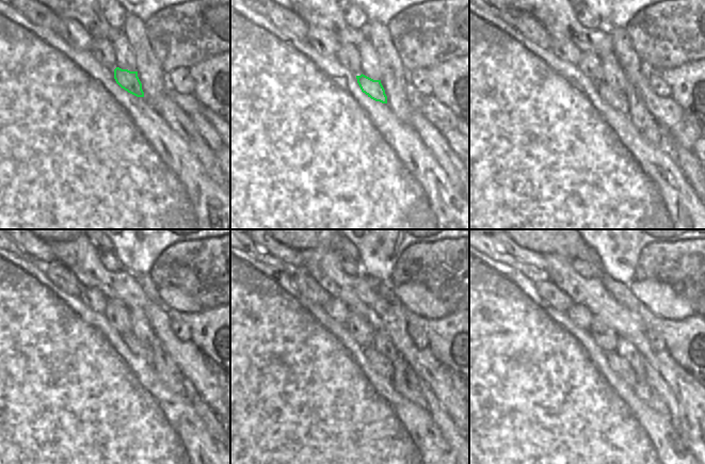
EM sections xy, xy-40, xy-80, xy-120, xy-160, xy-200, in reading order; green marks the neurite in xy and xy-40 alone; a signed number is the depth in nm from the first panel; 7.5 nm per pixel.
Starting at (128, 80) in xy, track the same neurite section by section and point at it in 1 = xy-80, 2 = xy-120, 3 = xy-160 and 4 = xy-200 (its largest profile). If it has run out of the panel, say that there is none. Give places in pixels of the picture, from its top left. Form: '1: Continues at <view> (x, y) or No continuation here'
1: Continues at xy-80 (611, 96)
2: Continues at xy-120 (137, 347)
3: Continues at xy-160 (380, 364)
4: Continues at xy-200 (619, 365)

